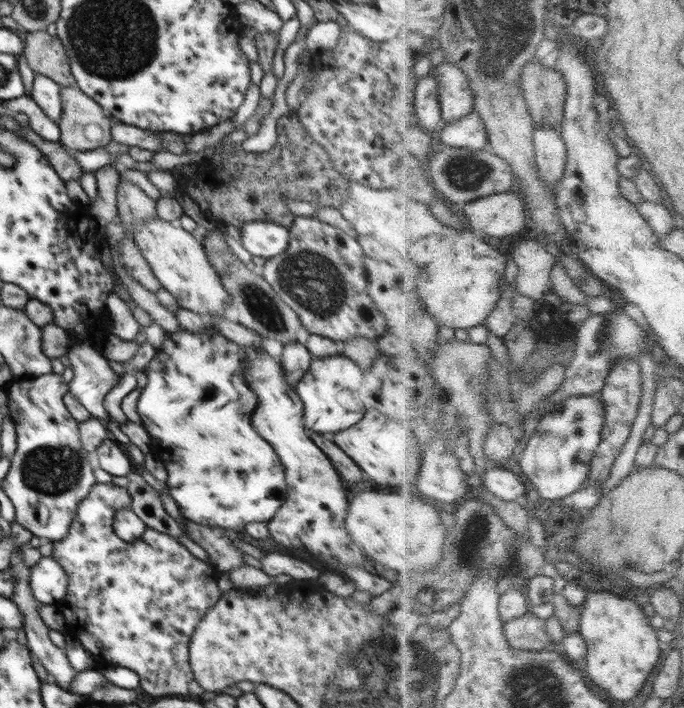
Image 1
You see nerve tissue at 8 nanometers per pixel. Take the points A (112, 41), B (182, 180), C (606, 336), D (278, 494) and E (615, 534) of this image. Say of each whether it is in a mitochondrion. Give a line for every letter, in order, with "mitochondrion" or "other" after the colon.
A: mitochondrion
B: other
C: mitochondrion
D: other
E: mitochondrion

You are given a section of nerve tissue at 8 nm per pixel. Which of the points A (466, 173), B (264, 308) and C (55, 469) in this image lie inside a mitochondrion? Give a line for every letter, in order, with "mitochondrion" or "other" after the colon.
A: mitochondrion
B: mitochondrion
C: mitochondrion

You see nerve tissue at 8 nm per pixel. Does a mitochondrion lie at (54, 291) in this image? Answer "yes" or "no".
no

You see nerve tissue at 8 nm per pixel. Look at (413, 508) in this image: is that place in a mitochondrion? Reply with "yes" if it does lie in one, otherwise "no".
no

